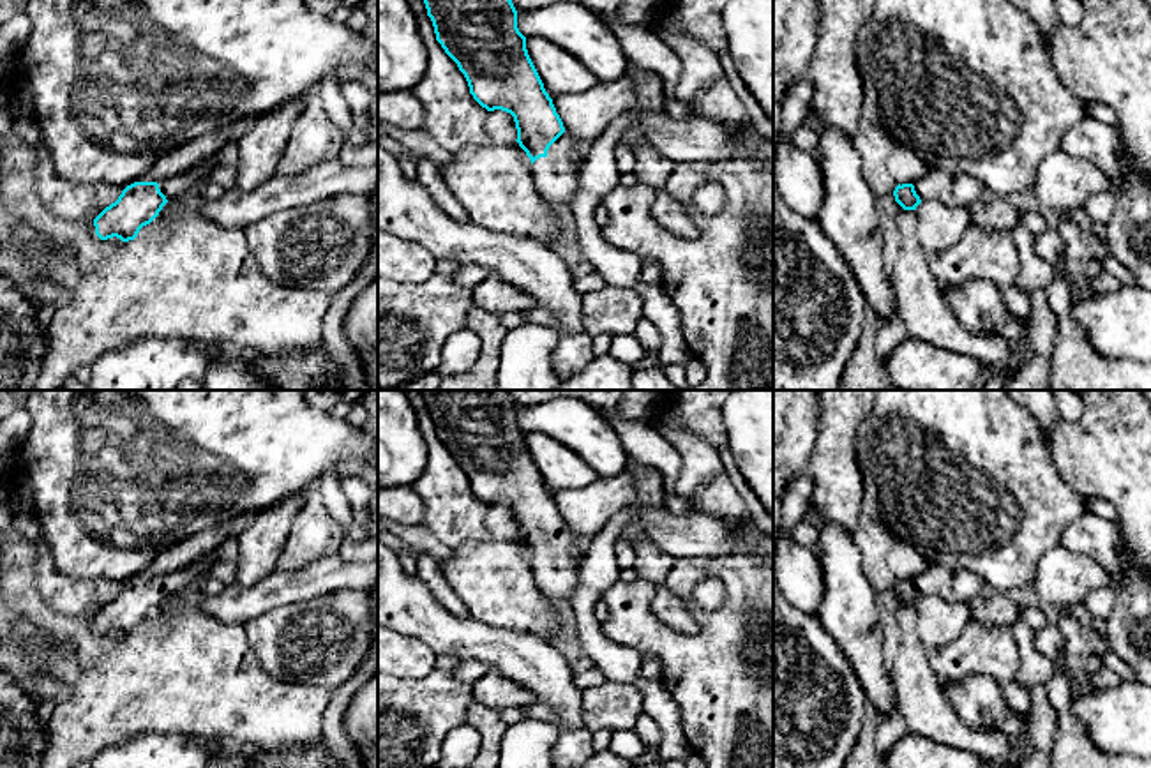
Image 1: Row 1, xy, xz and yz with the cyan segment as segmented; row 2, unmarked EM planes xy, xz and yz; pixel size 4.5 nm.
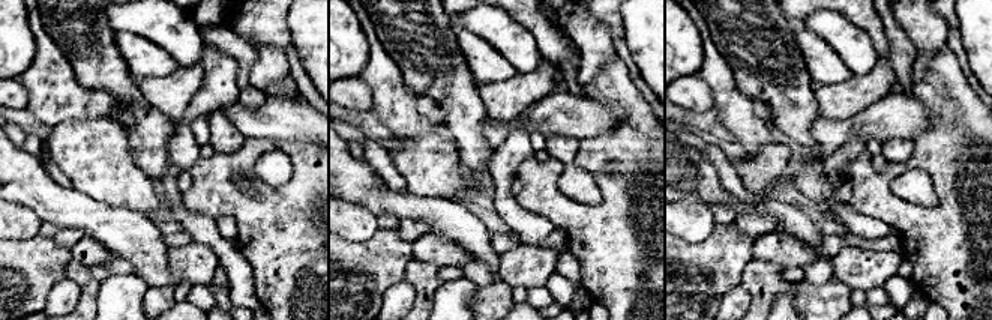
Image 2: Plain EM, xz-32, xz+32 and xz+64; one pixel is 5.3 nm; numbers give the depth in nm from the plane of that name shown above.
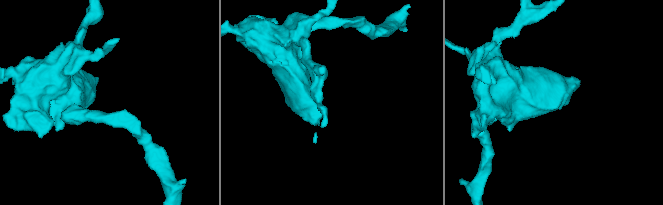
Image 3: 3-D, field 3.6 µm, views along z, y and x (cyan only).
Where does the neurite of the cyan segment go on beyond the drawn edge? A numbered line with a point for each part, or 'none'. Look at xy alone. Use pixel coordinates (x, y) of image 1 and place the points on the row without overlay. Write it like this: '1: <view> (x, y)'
1: xy (173, 581)

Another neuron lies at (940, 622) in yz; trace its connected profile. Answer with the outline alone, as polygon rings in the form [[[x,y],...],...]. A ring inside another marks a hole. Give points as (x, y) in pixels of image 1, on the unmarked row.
[[[929,595],[916,602],[916,616],[918,637],[929,650],[957,641],[971,621],[971,609],[966,602]]]

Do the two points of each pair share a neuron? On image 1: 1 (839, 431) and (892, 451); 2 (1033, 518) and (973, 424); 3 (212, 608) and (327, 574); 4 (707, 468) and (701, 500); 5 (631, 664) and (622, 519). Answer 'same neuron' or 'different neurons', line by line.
1: different neurons
2: same neuron
3: same neuron
4: different neurons
5: same neuron

